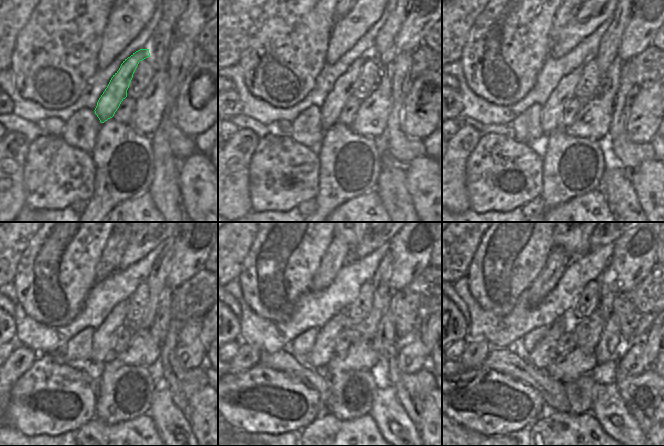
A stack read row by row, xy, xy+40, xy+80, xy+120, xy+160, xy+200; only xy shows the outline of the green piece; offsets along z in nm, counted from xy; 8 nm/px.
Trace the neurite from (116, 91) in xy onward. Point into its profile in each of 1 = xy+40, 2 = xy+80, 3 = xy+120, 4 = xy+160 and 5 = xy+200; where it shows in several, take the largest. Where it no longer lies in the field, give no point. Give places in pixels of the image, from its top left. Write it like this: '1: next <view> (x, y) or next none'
1: next xy+40 (330, 109)
2: next xy+80 (551, 112)
3: next xy+120 (102, 346)
4: next xy+160 (323, 350)
5: next xy+200 (545, 351)

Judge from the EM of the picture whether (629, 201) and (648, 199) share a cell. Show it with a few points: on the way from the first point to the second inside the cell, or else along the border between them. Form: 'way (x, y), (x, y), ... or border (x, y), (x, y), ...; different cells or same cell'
border (629, 180), (643, 211); different cells

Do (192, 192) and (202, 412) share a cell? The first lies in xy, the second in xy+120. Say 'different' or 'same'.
same

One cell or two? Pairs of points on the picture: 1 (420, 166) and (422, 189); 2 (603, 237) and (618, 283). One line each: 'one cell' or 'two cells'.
1: one cell
2: two cells

